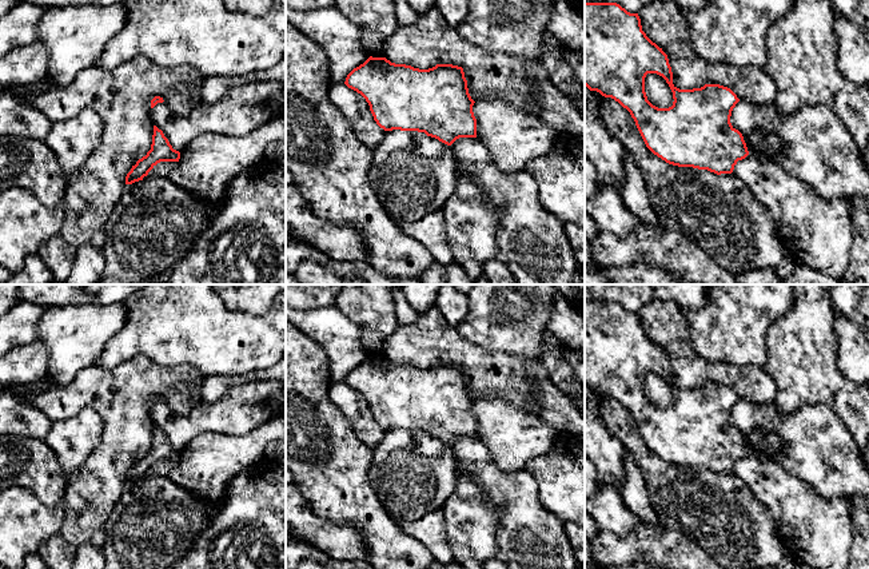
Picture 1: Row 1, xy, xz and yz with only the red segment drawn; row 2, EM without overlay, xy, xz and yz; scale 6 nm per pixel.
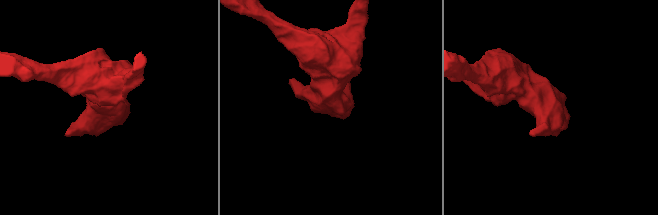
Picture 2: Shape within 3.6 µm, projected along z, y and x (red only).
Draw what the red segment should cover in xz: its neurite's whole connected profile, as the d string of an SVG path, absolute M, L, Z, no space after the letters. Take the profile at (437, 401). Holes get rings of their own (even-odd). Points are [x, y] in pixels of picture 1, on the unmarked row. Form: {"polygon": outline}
{"polygon": "M370 355L344 383L366 398L384 430L424 431L447 445L459 437L477 437L475 401L462 366L419 369Z"}

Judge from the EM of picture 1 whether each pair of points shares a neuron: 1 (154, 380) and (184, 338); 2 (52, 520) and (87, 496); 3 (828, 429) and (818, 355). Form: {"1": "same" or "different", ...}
{"1": "different", "2": "different", "3": "different"}

